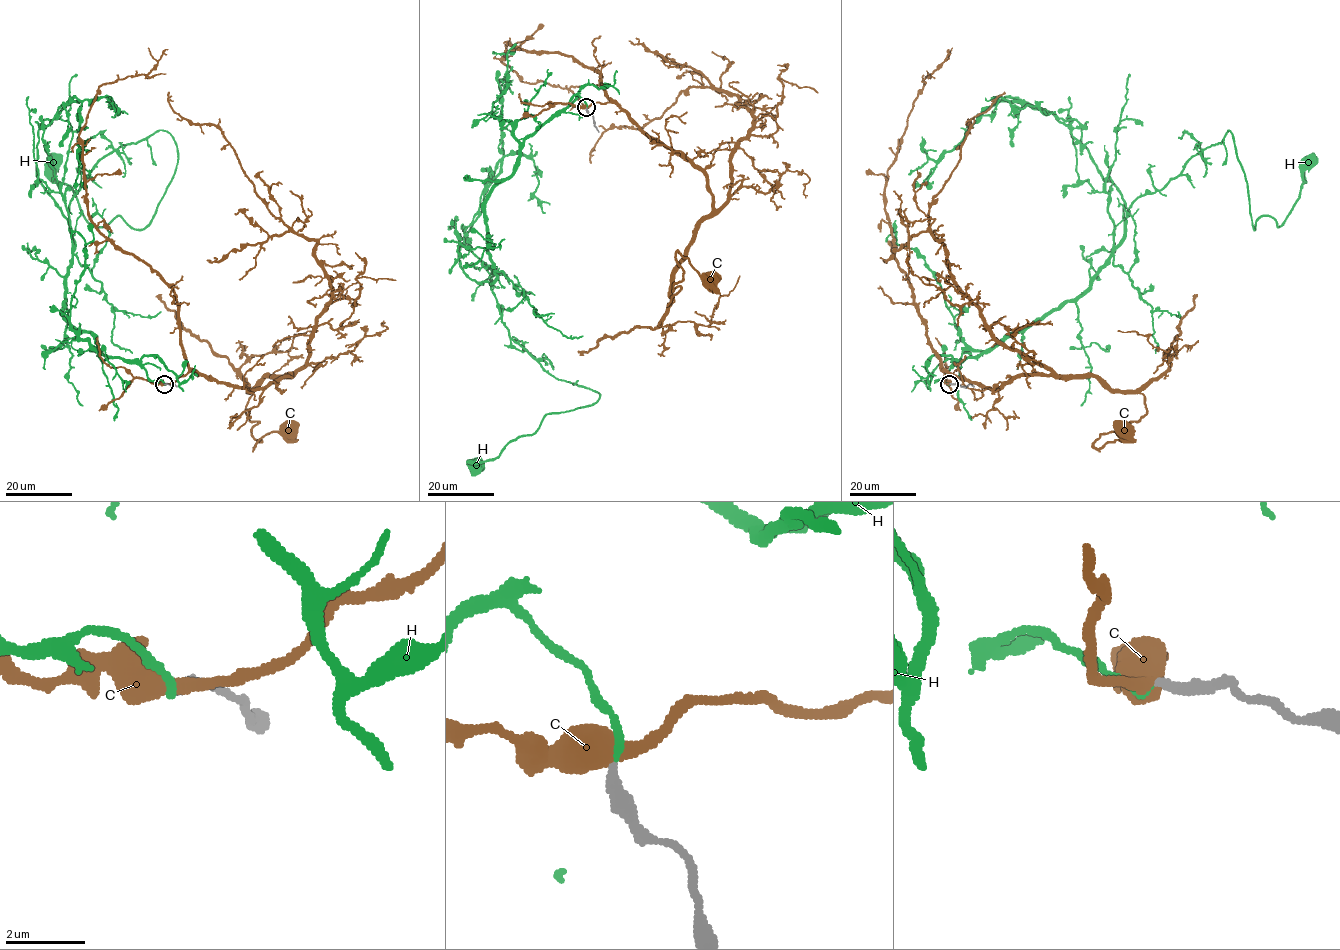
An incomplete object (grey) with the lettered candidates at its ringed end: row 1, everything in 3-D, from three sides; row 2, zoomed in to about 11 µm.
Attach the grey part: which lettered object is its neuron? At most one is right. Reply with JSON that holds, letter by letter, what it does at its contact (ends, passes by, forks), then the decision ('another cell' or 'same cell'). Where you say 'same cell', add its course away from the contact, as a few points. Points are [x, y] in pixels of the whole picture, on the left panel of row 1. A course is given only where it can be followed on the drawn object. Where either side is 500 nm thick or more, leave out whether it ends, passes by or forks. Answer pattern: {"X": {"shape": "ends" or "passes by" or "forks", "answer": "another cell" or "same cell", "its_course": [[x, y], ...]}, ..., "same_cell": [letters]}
{"C": {"answer": "another cell"}, "H": {"shape": "ends", "answer": "same cell", "its_course": [[165, 383], [62, 304], [87, 176], [171, 136], [140, 230], [91, 225], [54, 164]]}, "same_cell": ["H"]}

